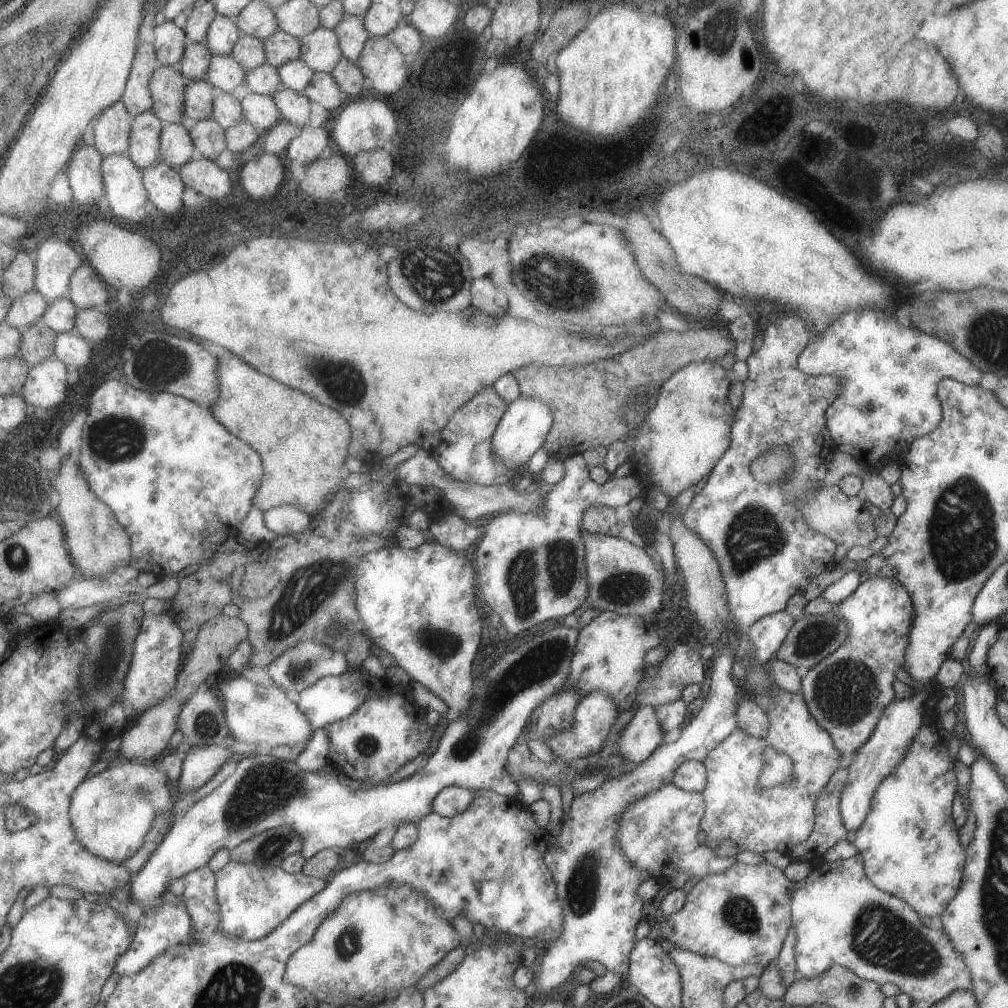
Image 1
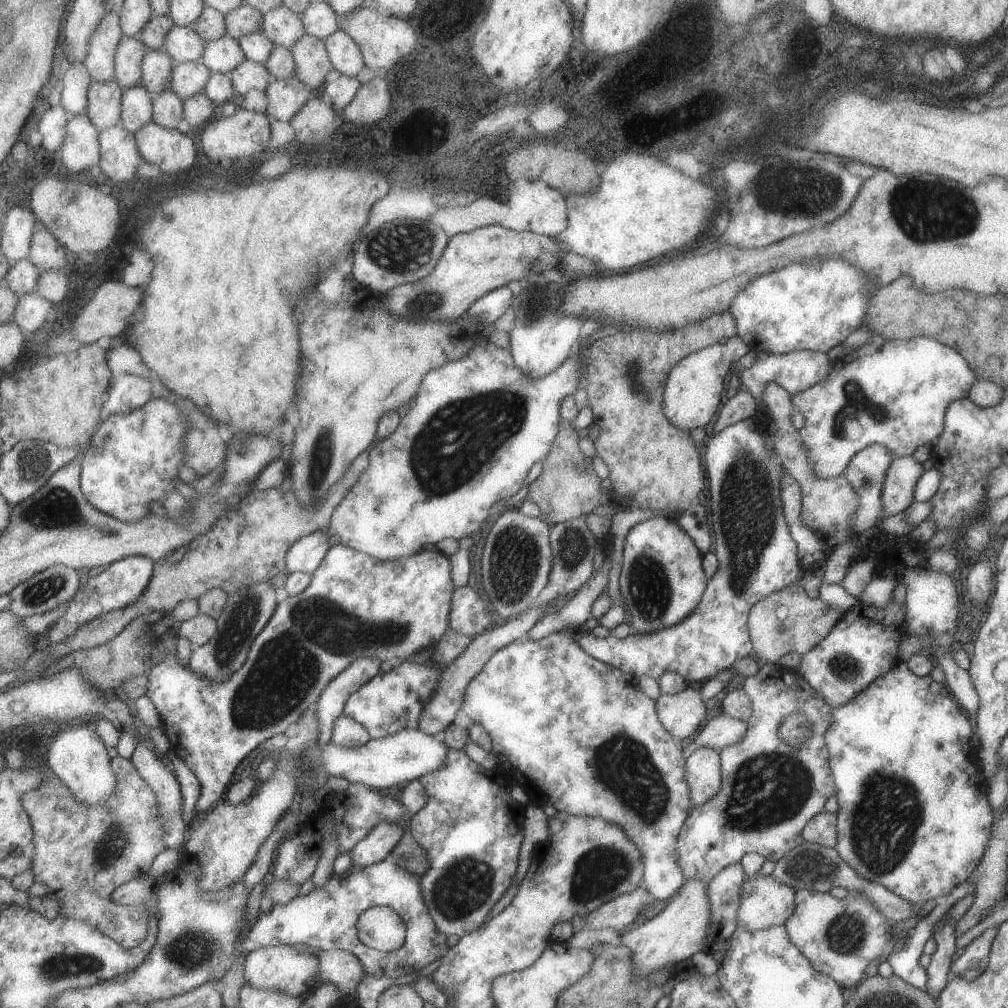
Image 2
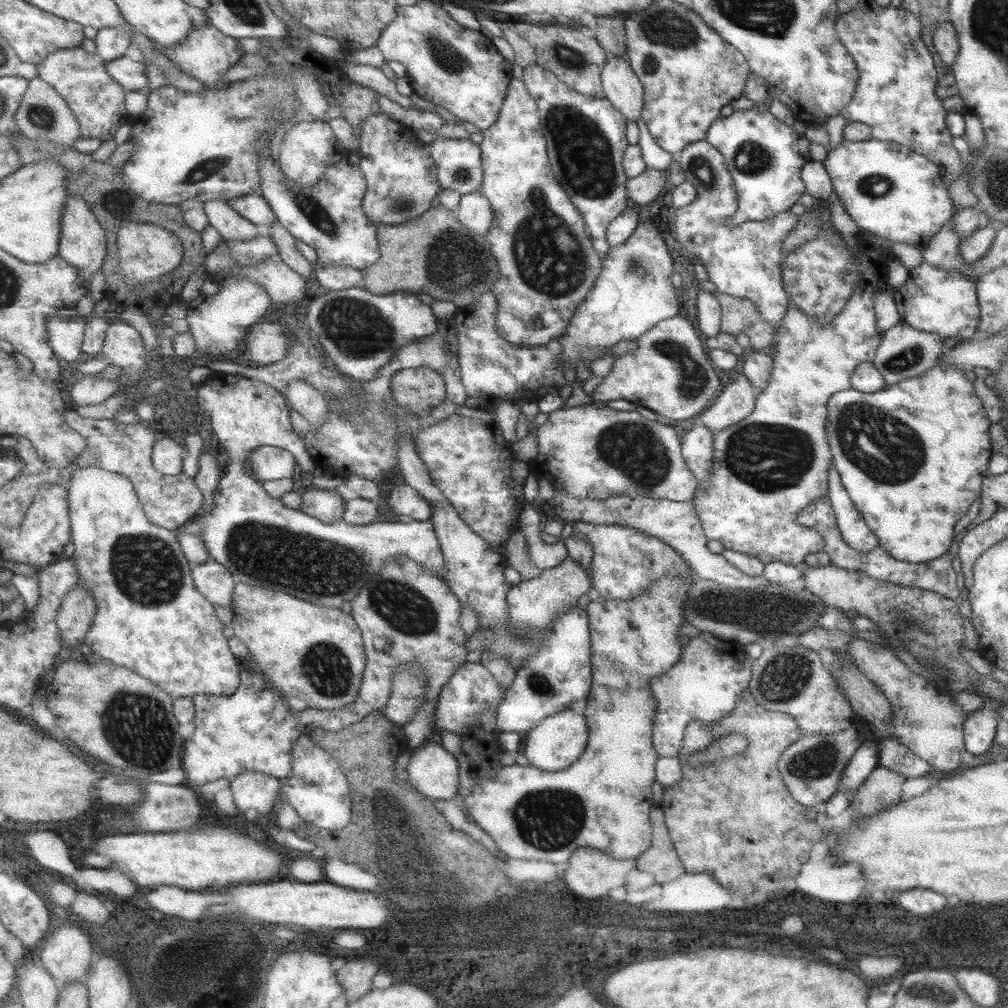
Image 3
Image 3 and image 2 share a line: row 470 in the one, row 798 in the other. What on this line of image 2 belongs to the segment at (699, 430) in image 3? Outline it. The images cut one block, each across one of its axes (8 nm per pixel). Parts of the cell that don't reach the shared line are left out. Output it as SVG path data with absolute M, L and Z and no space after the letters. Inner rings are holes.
M691 748L687 756L687 784L691 786L691 802L699 808L721 788L721 758L713 748Z

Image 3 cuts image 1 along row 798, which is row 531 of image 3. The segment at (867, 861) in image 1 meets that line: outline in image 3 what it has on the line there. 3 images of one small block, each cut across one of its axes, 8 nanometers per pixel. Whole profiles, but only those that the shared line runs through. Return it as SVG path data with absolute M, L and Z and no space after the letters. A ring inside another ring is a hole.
M939 362L925 374L885 386L879 392L867 394L849 388L835 392L829 398L825 432L833 454L831 462L837 468L853 506L877 536L879 548L891 558L921 564L943 556L953 542L955 524L969 512L971 504L981 498L981 480L989 476L993 450L989 436L991 422L977 396L975 384L967 380L963 368ZM879 416L891 416L897 422L887 422Z

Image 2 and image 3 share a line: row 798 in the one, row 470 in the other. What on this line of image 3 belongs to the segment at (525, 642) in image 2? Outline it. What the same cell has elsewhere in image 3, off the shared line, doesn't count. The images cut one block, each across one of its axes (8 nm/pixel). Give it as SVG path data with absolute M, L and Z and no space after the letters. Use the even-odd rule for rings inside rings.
M593 402L585 406L565 408L549 414L547 424L539 430L539 458L531 460L531 474L547 478L555 492L569 492L571 496L583 500L607 500L611 496L633 496L633 498L657 498L673 502L691 502L695 496L695 478L693 472L685 468L687 462L679 454L679 438L671 426L665 426L661 420L653 422L643 418L639 412L621 412L611 406L599 408Z

